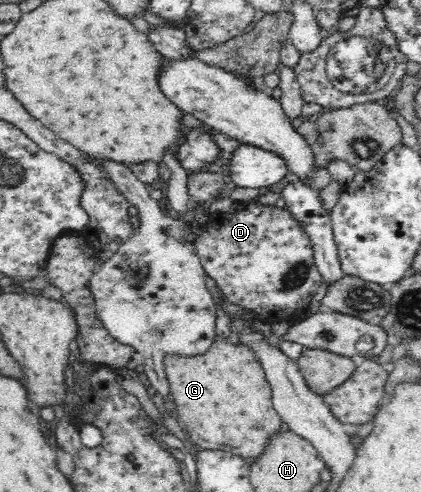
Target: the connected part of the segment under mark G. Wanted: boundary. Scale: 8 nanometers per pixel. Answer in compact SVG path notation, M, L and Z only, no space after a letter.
M217 331L214 335L213 343L210 344L210 347L201 354L198 355L181 355L177 353L169 353L163 357L163 372L166 376L167 382L170 386L170 393L173 396L177 413L179 413L181 421L187 425L188 435L190 436L190 441L195 441L197 445L201 445L205 450L212 451L225 451L231 453L232 455L237 455L241 458L257 458L265 448L265 443L267 443L267 437L269 437L269 433L273 433L273 431L279 431L282 423L282 419L279 417L277 410L274 408L272 404L272 390L269 386L269 382L267 382L265 370L263 369L263 365L261 360L259 360L259 354L255 350L255 346L251 344L251 342L245 342L243 337L240 337L240 341L235 341L235 343L231 343L229 341L229 334L225 333L225 331Z

